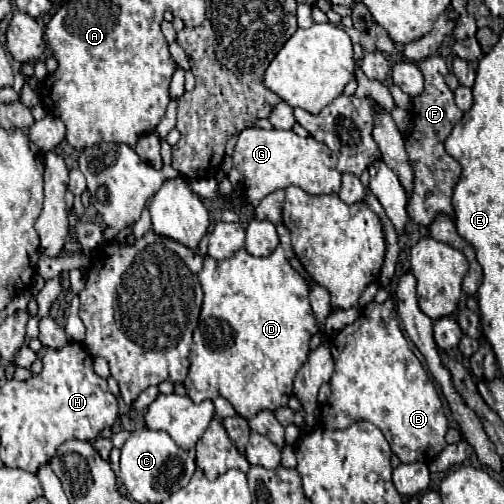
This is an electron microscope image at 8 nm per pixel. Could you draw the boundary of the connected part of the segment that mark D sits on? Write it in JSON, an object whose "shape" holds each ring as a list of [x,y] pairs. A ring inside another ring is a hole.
{"shape":[[[278,224],[276,230],[279,244],[270,256],[254,258],[242,248],[232,258],[222,262],[210,256],[204,258],[204,268],[198,274],[204,290],[204,304],[198,328],[194,330],[190,372],[184,380],[186,394],[196,404],[222,396],[234,406],[234,410],[242,418],[250,418],[266,408],[278,410],[282,406],[288,406],[294,376],[298,368],[306,362],[306,356],[310,352],[310,338],[318,332],[318,326],[308,302],[308,286],[304,278],[292,270],[288,260],[288,256],[294,254],[290,244],[290,232],[284,224]]]}

